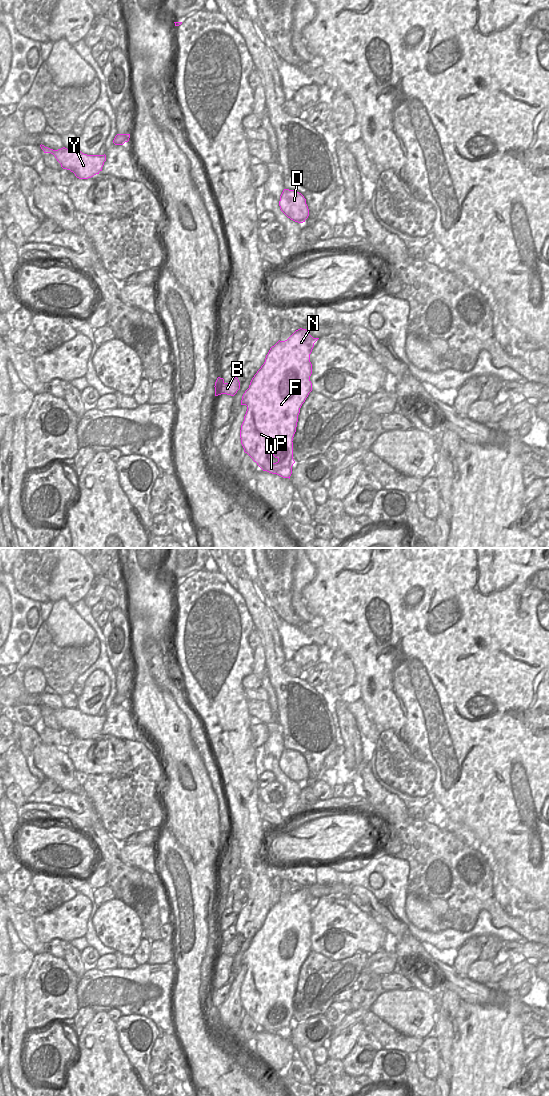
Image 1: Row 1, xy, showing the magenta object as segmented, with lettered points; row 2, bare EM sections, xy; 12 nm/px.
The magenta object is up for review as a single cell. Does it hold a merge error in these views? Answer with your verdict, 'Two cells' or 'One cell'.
One cell.

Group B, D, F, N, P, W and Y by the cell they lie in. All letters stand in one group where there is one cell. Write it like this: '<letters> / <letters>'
B D F N P W Y

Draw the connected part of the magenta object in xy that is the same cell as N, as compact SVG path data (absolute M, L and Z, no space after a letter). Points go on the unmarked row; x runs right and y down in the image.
M306 889L296 890L287 900L278 901L272 906L266 915L265 922L252 938L249 948L242 956L241 965L247 966L244 981L241 985L240 998L244 1012L263 1030L277 1034L283 1038L289 1038L292 1034L293 997L296 992L300 968L312 951L310 936L312 924L310 914L314 903L319 898L313 898Z

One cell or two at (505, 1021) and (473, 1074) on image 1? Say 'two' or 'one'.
one

